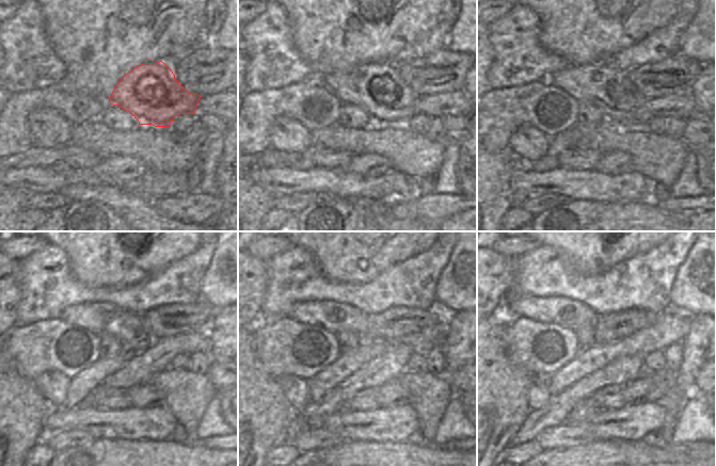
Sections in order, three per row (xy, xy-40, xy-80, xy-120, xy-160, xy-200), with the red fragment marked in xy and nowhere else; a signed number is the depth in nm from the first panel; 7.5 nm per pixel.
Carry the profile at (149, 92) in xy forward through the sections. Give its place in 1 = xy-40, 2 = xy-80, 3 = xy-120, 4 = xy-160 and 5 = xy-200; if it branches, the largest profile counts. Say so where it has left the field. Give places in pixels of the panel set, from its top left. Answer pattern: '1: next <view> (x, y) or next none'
1: next xy-40 (378, 89)
2: next xy-80 (611, 91)
3: next xy-120 (99, 318)
4: next xy-160 (335, 317)
5: next xy-200 (569, 314)

